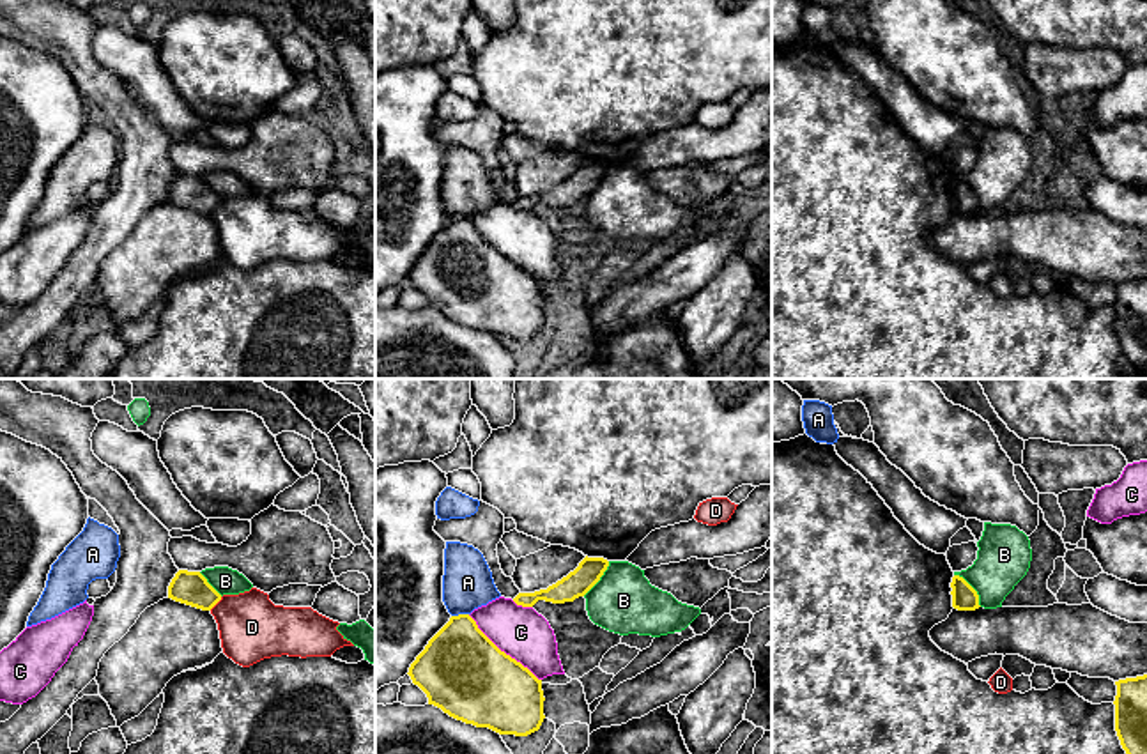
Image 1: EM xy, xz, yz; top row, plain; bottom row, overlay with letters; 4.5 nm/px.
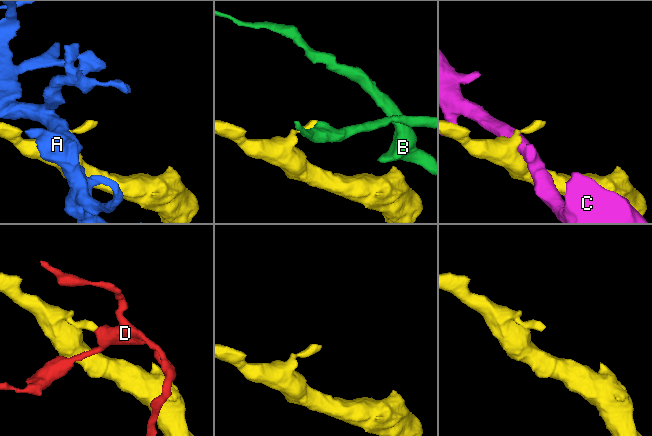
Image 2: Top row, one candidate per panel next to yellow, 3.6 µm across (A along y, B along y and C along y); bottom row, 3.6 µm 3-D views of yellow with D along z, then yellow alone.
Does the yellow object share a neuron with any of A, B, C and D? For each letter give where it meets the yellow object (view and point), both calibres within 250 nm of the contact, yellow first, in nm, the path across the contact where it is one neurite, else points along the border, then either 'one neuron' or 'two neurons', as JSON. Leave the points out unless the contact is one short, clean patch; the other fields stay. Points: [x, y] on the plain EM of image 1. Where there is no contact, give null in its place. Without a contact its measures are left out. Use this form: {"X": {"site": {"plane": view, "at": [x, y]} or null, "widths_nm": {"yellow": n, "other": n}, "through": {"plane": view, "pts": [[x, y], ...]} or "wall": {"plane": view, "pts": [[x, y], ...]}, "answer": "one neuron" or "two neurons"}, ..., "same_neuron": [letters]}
{"A": {"site": {"plane": "xz", "at": [459, 218]}, "widths_nm": {"yellow": 380, "other": 220}, "answer": "two neurons"}, "B": {"site": {"plane": "yz", "at": [972, 192]}, "widths_nm": {"yellow": 110, "other": 240}, "wall": {"plane": "yz", "pts": [[954, 177], [976, 195], [981, 209]]}, "answer": "two neurons"}, "C": {"site": {"plane": "xz", "at": [503, 255]}, "widths_nm": {"yellow": 380, "other": 240}, "answer": "two neurons"}, "D": {"site": {"plane": "xy", "at": [215, 207]}, "widths_nm": {"yellow": 160, "other": 300}, "wall": {"plane": "xy", "pts": [[222, 200], [209, 213]]}, "answer": "two neurons"}, "same_neuron": []}

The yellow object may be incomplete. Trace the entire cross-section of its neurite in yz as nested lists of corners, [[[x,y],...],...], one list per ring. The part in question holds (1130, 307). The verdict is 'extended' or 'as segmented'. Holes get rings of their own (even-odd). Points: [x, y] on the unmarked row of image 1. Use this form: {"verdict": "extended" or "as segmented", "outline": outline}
{"verdict": "as segmented", "outline": [[[1147,278],[1115,285],[1115,335],[1122,352],[1147,379]]]}

